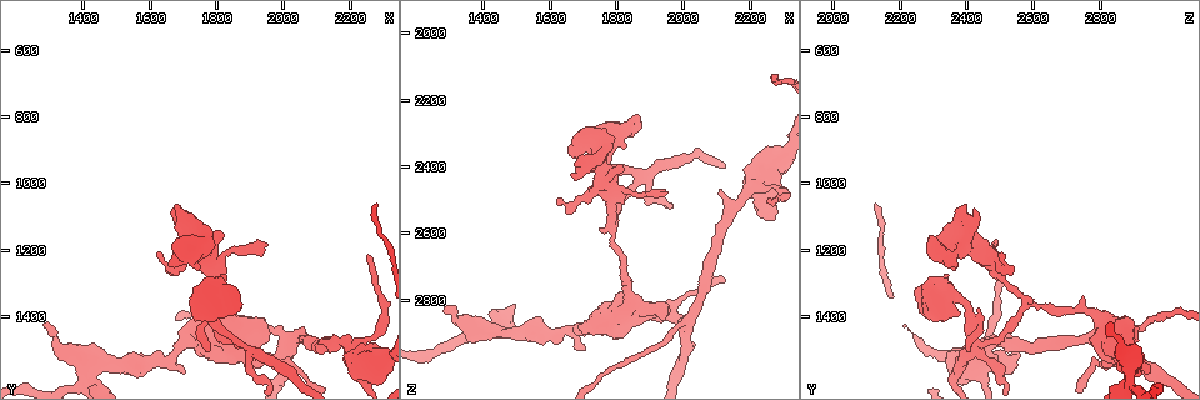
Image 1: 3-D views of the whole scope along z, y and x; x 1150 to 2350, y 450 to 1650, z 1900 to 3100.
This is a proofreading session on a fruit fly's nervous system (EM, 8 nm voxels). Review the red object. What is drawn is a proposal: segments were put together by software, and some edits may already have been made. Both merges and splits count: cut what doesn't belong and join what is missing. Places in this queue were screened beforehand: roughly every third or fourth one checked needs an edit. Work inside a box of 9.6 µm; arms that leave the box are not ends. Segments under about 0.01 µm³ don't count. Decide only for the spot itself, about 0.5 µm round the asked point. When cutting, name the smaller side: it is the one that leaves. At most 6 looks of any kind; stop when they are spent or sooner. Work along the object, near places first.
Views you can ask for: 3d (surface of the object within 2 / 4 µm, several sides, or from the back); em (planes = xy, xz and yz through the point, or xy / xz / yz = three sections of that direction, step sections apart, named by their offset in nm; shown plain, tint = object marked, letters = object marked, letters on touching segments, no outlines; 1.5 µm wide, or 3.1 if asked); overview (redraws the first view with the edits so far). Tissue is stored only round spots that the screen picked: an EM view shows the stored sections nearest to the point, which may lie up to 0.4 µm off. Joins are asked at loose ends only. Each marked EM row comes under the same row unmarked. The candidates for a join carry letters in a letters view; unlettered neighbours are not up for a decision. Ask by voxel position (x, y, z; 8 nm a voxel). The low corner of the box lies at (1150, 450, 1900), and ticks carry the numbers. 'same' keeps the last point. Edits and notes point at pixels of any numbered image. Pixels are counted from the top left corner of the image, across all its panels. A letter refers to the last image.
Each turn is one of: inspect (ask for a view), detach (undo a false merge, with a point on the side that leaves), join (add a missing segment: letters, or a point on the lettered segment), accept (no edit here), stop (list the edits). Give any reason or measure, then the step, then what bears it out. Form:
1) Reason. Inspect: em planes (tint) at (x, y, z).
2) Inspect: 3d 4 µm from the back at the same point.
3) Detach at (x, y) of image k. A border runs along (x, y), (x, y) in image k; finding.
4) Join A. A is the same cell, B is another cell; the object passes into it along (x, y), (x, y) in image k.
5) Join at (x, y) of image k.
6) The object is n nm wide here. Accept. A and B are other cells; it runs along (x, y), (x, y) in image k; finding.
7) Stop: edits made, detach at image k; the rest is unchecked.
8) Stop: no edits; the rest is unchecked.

Sudden change in width. Inspect: em planes (tint) at (2210, 1510, 2460).

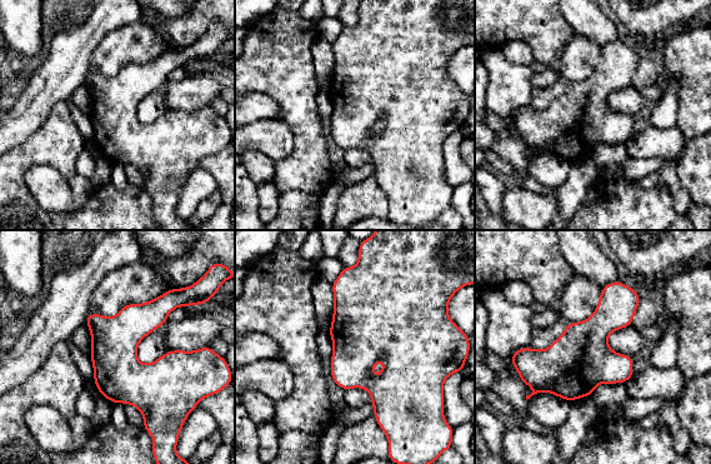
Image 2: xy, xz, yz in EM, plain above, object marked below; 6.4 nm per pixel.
Inspect: em planes (letters) at the same point.

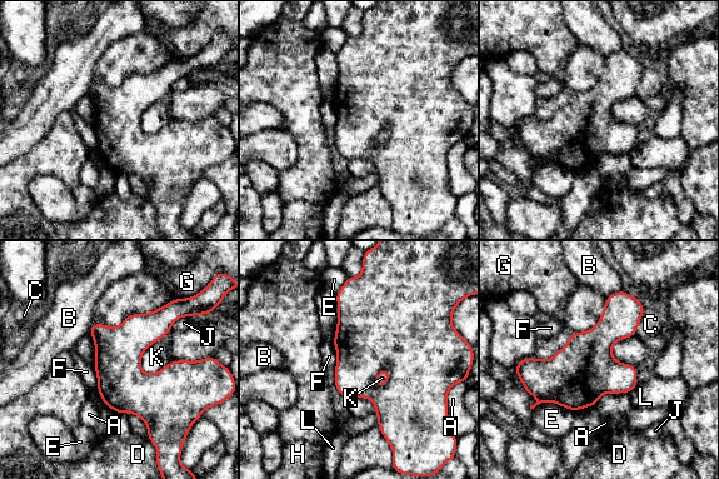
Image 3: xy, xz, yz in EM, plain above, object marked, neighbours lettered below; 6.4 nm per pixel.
The longest contact is with K, 320 nm. Accept. A, B, C, D, E, F, G, H, J, K and L are other cells; a border runs along (169, 332), (143, 353), (145, 374) in image 3; continuous, no second neuron.

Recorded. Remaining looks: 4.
Thick end. Inspect: 3d 2 µm at (1870, 1380, 2270).

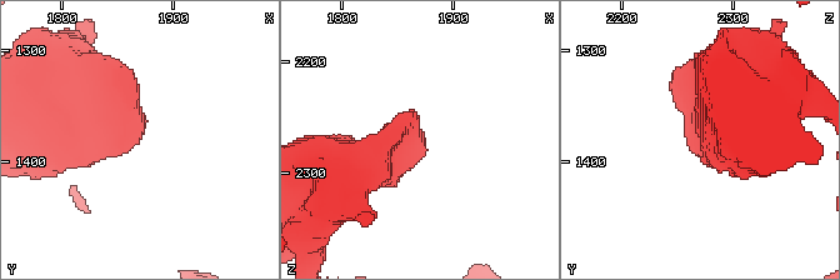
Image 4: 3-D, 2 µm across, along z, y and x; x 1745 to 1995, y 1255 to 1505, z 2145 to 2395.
Inspect: em xy step 8 (letters) at (1872, 1376, 2270).

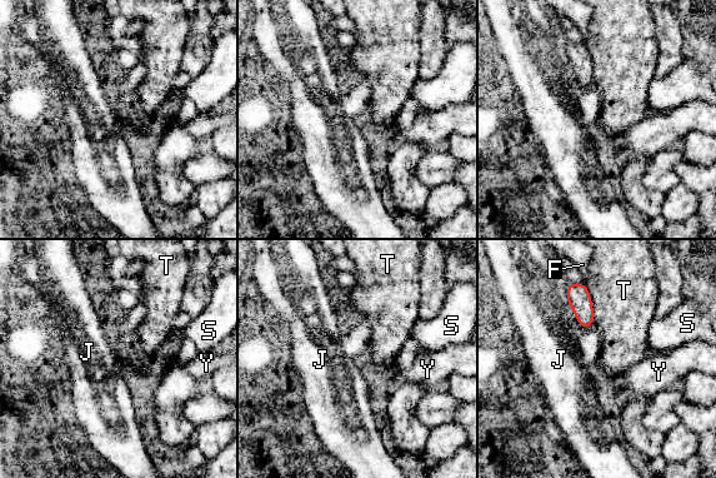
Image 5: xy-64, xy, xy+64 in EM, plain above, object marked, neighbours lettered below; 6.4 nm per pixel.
Cut it another way. Inspect: em planes (letters) at the same point.

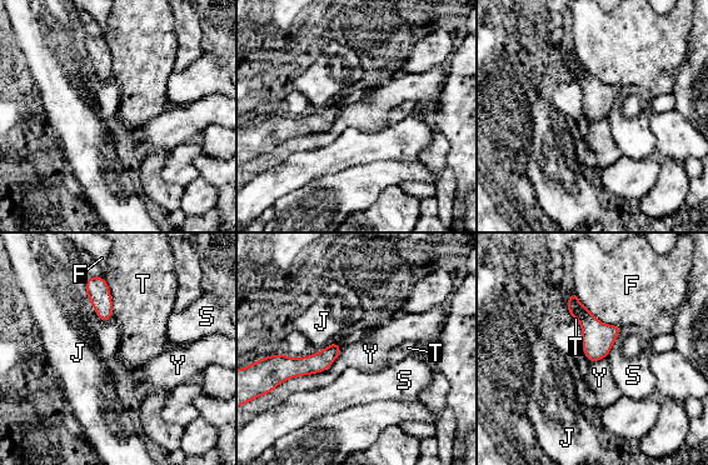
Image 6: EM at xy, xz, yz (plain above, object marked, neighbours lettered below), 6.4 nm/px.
The longest contact is with Y, 480 nm. Accept. F, J, S, T and Y are other cells; no lettered segment goes on from it.

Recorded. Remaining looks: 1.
Three arms meet. Inspect: em planes (letters) at (1800, 1360, 2580).

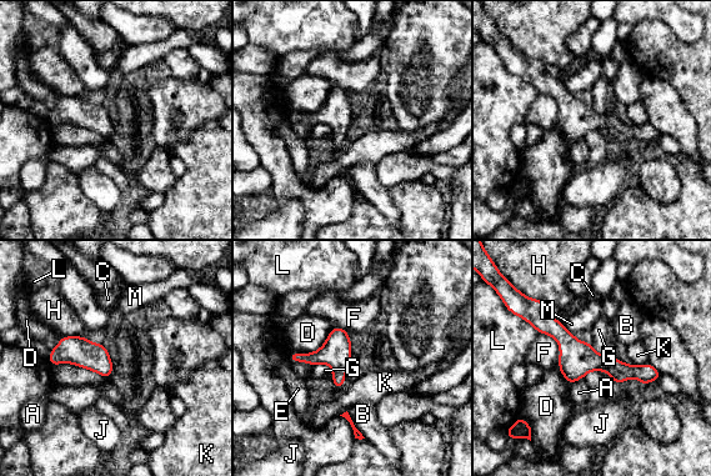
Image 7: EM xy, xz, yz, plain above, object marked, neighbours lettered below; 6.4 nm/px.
The longest contact is with D, 340 nm. Accept. A, B, C, D, E, F, G, H, J, K, L and M are other cells; a border runs along (539, 332), (556, 341), (557, 365) in image 7; all the same neuron.

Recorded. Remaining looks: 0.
Stop: no edits; the rest is unchecked.

